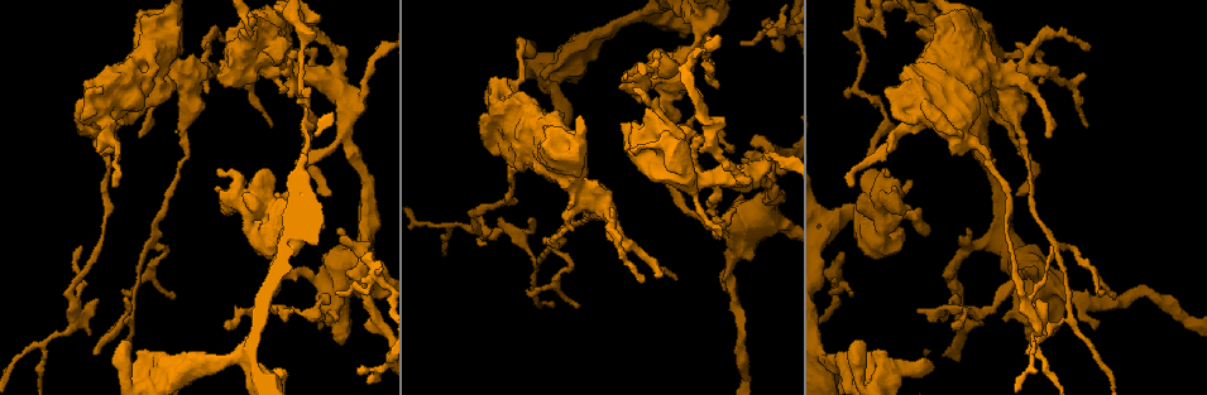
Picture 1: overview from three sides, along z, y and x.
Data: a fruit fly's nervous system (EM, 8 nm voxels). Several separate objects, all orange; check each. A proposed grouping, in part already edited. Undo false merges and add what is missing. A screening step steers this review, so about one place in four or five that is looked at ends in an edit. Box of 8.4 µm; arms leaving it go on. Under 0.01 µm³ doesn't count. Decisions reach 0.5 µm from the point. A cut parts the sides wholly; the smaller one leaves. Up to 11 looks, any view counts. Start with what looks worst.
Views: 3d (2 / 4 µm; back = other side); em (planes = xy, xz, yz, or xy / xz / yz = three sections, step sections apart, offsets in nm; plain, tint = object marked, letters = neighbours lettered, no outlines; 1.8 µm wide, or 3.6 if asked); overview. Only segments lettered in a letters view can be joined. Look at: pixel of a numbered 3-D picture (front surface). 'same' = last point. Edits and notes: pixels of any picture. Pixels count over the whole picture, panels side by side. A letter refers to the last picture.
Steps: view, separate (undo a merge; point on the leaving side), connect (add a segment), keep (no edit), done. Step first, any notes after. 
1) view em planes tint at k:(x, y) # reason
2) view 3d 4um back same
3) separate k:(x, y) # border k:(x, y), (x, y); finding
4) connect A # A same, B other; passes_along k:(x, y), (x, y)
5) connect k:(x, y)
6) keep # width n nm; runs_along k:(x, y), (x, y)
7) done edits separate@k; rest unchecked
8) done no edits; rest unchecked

view em 3.6um planes letters at 1:(959, 131) # arms part here

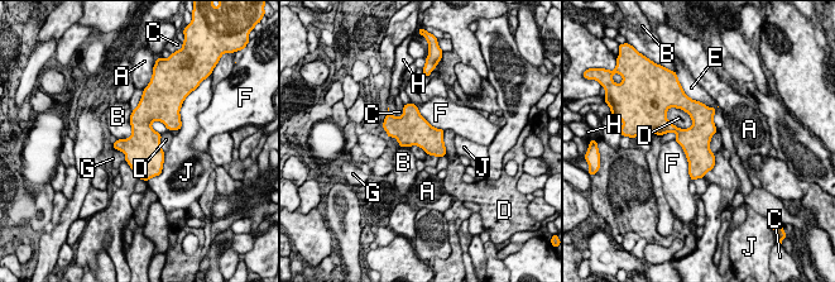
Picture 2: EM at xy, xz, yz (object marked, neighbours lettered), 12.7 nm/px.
keep # A other, B other, C other, D other, E other, F other, G other, H other, J other; border 2:(132, 111), (132, 133), (118, 139); one cell here

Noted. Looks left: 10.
view em xz step 16 letters at 1:(273, 124) # thin end

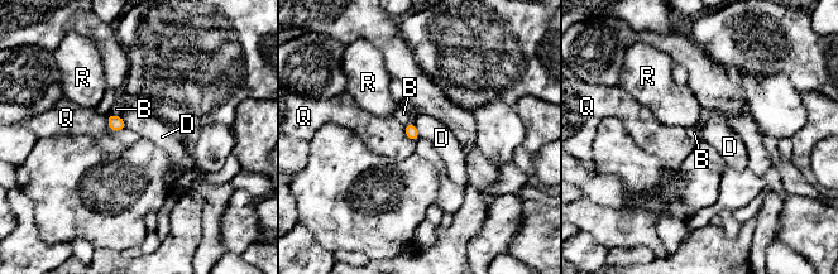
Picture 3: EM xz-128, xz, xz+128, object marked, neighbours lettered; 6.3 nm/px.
view em xy step 16 letters same

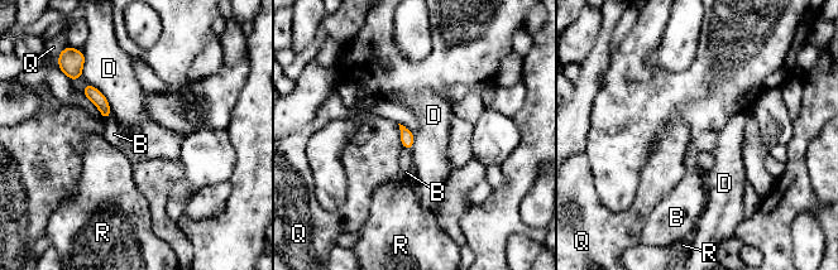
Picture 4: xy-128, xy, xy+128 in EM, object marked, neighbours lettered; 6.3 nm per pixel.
keep # longest_contact D 260 nm; B other, D other, Q other, R other; border 4:(86, 81), (101, 92), (111, 110); no lettered segment goes on from it

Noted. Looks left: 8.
view em planes plain at 1:(216, 174) # branch stops here

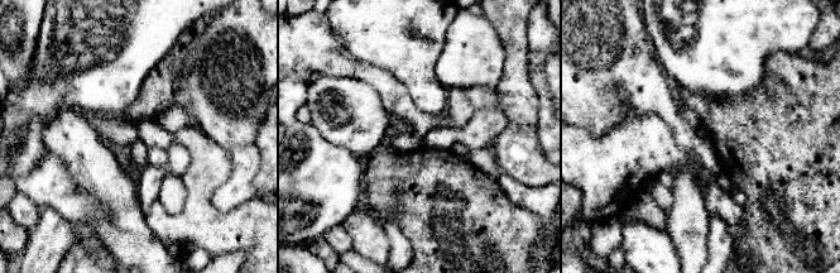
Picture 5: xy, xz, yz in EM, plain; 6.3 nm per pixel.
view em planes letters same

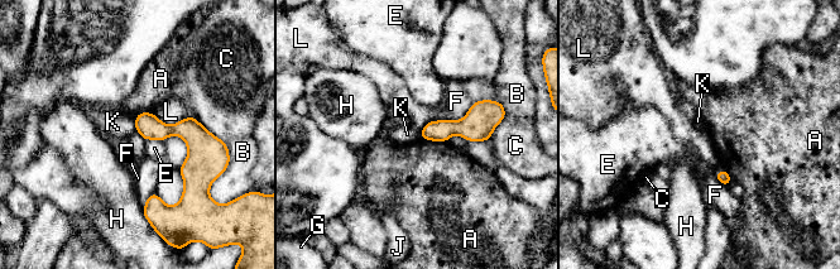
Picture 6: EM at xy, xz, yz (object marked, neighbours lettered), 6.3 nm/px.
keep # A other, B other, C other, E other, F other, G other, H other, J other, K other, L other; border 6:(134, 118), (134, 128), (137, 130); none of them fits

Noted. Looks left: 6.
view 3d 4um at 1:(764, 25) # tapers out

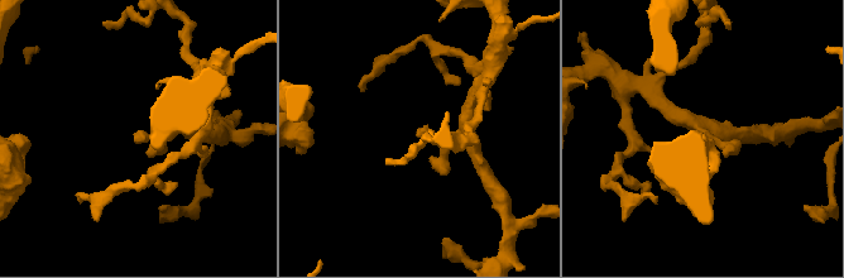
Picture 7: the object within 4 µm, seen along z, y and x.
view em planes letters at 7:(134, 133) # shape alone is not enough

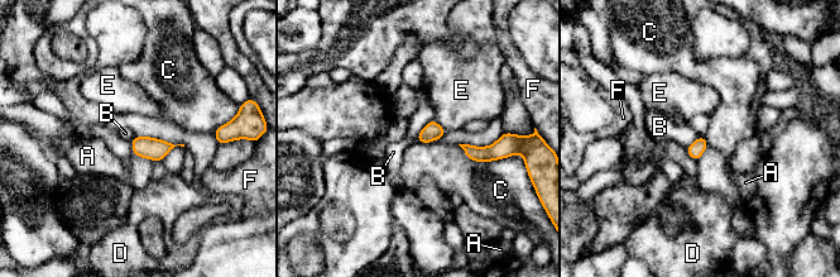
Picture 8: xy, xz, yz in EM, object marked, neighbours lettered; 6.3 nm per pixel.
keep # width 100 nm; A other, B other, C other, D other, E other, F other; border 8:(433, 119), (421, 130), (414, 141); no lettered segment goes on from it

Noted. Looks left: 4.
view em 3.6um xy step 16 tint at 1:(836, 275) # sharp bend

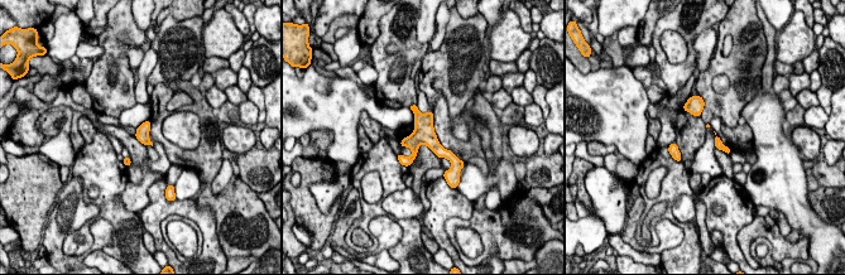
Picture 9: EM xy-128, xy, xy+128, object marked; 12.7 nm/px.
view em 3.6um planes letters same # cut it another way

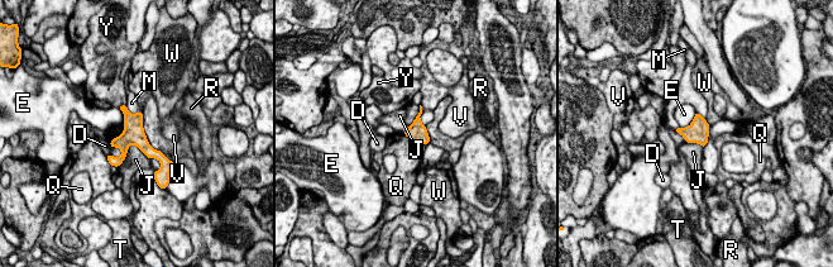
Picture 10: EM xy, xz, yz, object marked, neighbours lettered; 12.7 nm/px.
keep # D other, E other, J other, M other, Q other, R other, T other, V other, W other, Y other; border 10:(128, 146), (135, 144), (149, 158); all the same cell

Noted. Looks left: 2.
done no edits; rest unchecked

